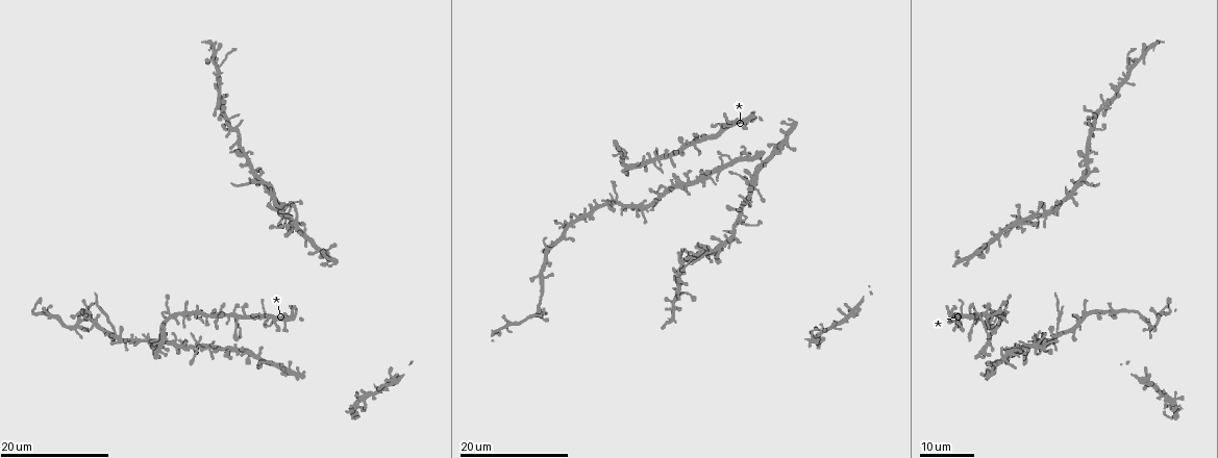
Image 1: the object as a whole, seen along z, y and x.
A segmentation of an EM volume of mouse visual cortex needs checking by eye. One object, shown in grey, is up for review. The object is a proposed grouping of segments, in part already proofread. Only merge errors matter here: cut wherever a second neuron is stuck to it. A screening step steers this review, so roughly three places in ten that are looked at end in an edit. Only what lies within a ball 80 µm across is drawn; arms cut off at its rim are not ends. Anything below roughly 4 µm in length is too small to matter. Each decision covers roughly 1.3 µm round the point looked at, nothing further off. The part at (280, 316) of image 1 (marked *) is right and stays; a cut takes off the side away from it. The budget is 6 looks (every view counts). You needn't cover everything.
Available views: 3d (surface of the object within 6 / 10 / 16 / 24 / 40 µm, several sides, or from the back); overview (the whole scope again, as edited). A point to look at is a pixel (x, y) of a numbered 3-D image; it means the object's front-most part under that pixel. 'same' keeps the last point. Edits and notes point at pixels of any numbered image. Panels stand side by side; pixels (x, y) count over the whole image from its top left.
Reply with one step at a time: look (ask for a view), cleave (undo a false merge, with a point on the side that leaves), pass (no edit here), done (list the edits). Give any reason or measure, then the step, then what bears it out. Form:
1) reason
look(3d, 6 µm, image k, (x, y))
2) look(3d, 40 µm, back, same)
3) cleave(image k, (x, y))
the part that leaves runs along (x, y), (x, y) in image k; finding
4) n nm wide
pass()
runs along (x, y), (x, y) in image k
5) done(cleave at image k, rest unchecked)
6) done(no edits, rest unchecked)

small branch off a trunk
look(3d, 16 µm, image 1, (1083, 179))

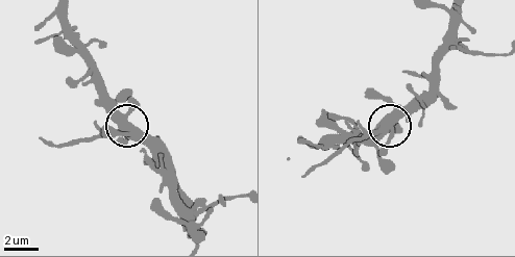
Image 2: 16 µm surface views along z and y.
look(3d, 10 µm, image 2, (383, 129))

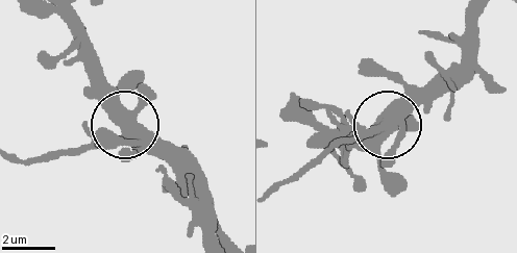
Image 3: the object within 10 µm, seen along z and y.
5 arms
cleave(image 3, (78, 155))
two neurons meet here

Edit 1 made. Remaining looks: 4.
thin arm on a thick one
look(3d, 16 µm, image 1, (218, 68))

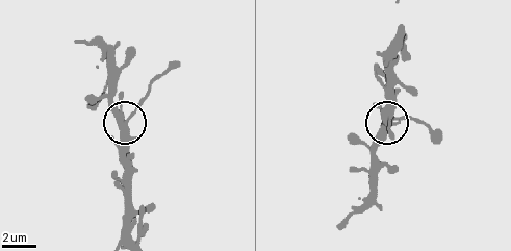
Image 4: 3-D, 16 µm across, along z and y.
look(3d, 10 µm, image 4, (124, 124))

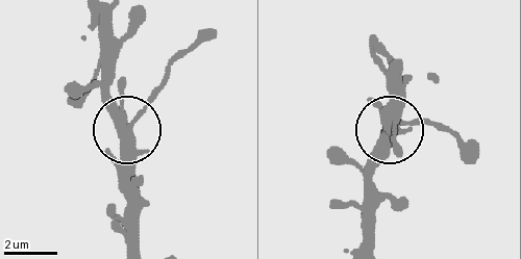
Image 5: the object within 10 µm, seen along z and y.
390 nm wide
pass()
continuous, no second neuron

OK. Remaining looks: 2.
four-way junction
look(3d, 24 µm, image 1, (657, 195))

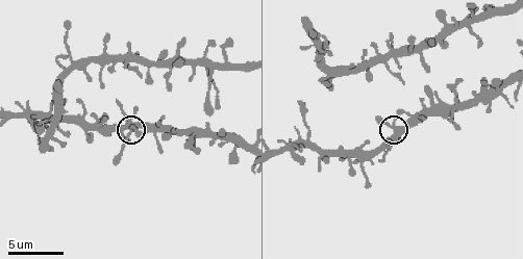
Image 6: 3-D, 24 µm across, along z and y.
zoom in
look(3d, 6 µm, image 6, (395, 128))

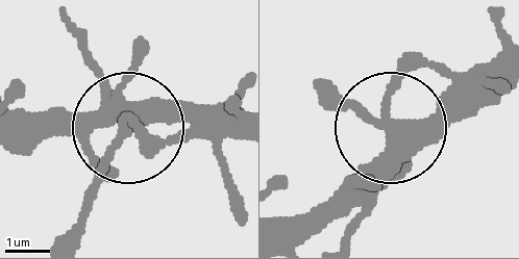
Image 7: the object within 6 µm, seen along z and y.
pass()
all the same neuron

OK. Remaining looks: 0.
done(cleave at image 3, rest unchecked)

